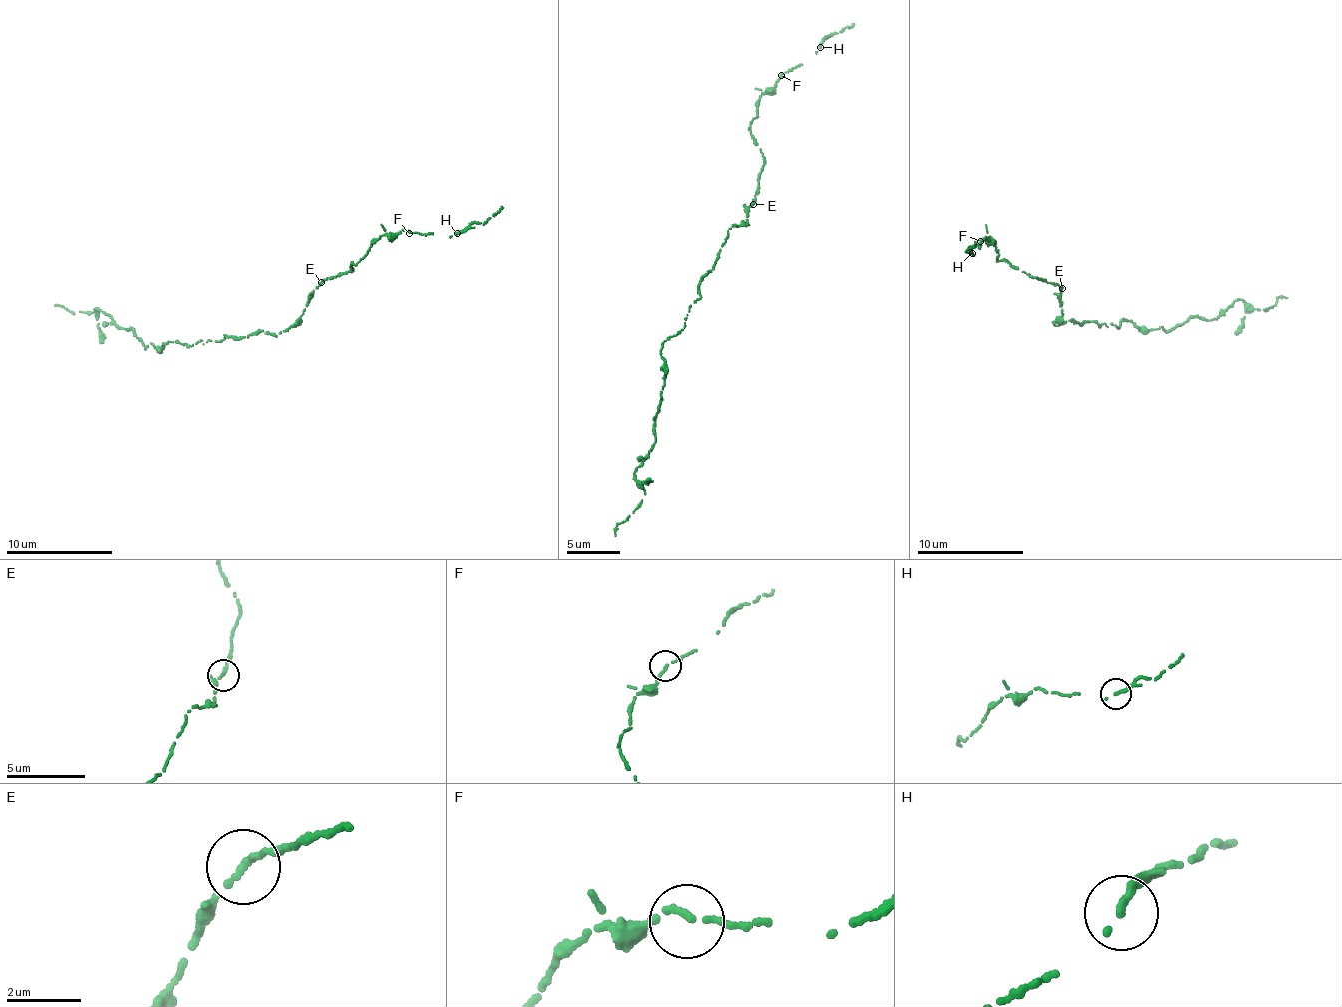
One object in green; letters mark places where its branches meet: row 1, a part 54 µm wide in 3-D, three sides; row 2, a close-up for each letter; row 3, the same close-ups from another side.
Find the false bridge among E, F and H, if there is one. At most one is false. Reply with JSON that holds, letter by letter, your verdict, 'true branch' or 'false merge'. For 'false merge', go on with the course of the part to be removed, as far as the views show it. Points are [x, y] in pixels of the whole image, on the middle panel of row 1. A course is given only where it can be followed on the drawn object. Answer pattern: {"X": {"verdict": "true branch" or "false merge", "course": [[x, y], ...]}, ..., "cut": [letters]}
{"E": {"verdict": "true branch"}, "F": {"verdict": "true branch"}, "H": {"verdict": "true branch"}, "cut": []}

